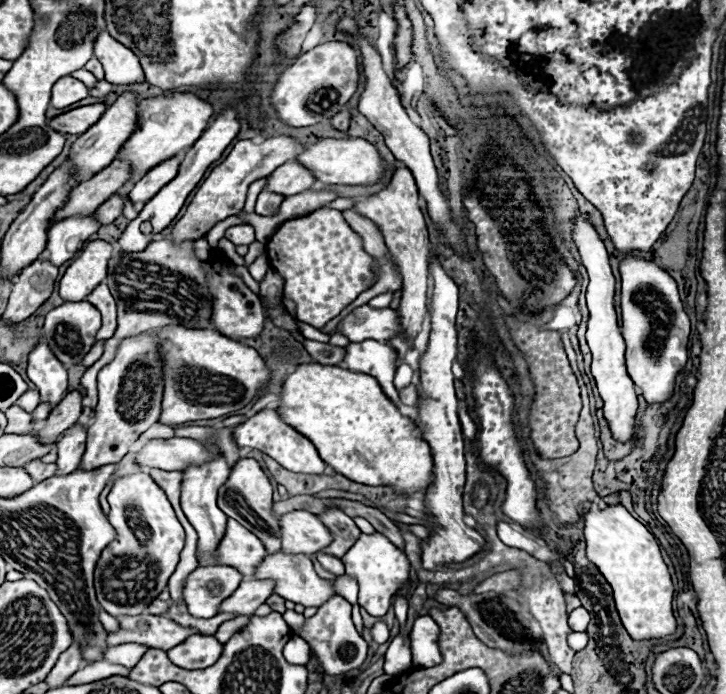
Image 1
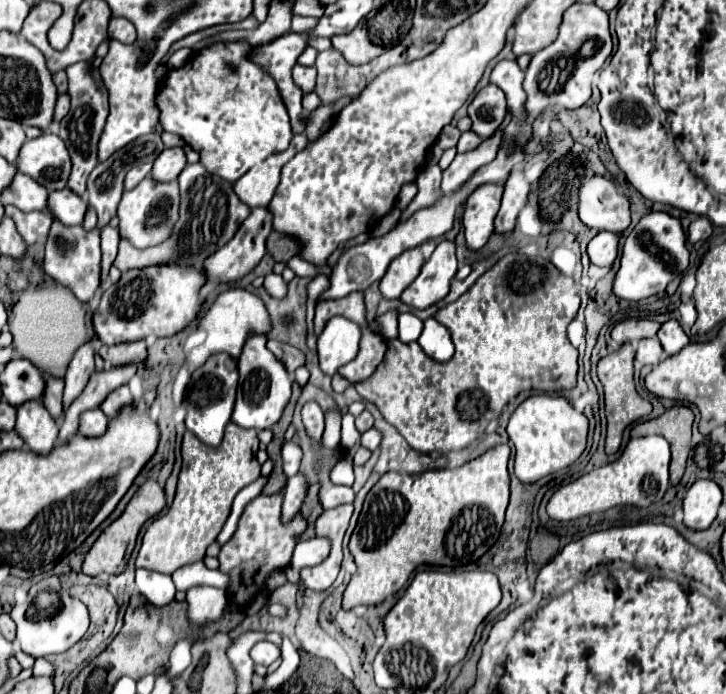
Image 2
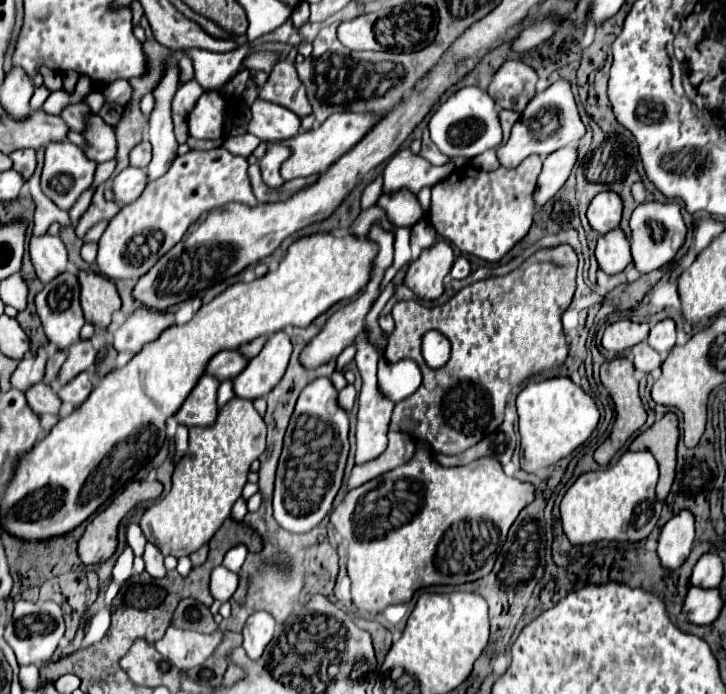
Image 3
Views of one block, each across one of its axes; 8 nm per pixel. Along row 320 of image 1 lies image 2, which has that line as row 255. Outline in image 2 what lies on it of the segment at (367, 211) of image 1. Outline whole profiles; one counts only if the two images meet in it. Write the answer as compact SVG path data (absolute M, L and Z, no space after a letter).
M420 248L406 250L400 254L392 264L388 266L388 272L380 280L380 294L386 300L398 300L400 294L410 286L410 282L420 274L420 268L424 264Z

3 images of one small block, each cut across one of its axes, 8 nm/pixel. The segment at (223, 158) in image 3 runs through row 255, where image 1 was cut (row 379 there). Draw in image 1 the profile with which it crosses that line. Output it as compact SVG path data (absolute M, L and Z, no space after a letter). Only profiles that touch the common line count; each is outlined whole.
M144 332L136 336L128 336L120 342L116 356L110 364L106 364L98 372L98 406L96 406L96 422L88 428L86 452L82 456L82 470L100 468L104 464L116 464L130 450L132 442L138 440L142 432L146 432L152 424L158 422L162 412L164 398L164 366L162 366L162 344L156 332Z

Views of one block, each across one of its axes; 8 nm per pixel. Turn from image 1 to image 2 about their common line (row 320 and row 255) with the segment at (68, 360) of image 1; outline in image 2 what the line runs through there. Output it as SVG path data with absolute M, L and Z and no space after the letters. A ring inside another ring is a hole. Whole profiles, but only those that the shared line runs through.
M54 220L46 242L46 256L42 262L42 270L52 280L70 288L78 300L90 302L100 288L100 232L98 230L84 232L74 226L62 228L62 224ZM78 234L82 234L82 238L78 238Z

